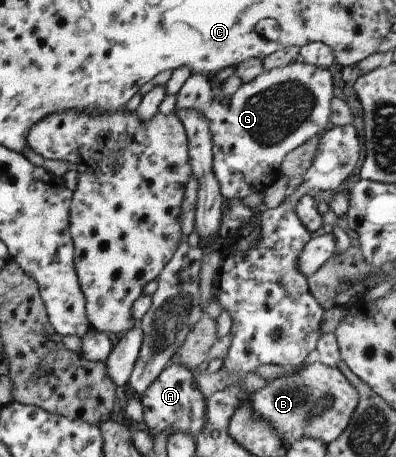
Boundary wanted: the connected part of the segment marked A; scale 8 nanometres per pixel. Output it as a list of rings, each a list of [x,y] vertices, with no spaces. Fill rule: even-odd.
[[[171,361],[168,366],[159,374],[159,377],[147,387],[143,393],[143,427],[147,433],[155,438],[155,435],[161,433],[168,427],[172,427],[172,433],[189,433],[193,439],[203,431],[205,427],[207,399],[201,395],[197,387],[196,379],[193,377],[193,371],[185,365],[179,365],[177,361]]]

